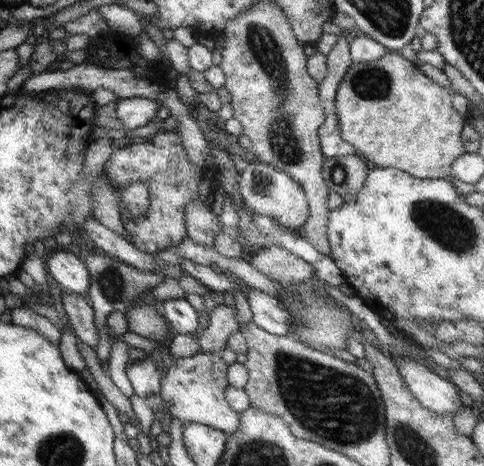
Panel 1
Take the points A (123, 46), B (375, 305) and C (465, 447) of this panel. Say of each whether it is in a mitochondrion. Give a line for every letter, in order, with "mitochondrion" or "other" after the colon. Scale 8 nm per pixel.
A: other
B: other
C: other

